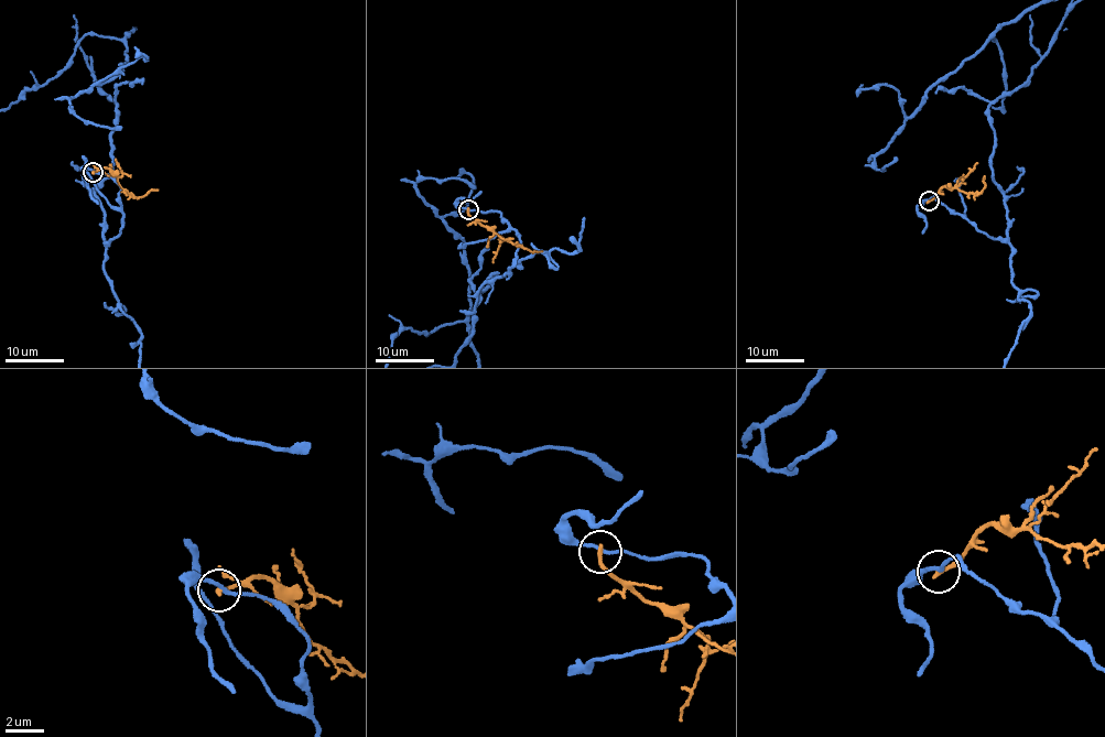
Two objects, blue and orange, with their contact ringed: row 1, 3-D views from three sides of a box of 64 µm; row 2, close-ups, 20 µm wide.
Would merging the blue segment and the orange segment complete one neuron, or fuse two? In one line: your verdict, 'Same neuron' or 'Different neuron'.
Different neuron

